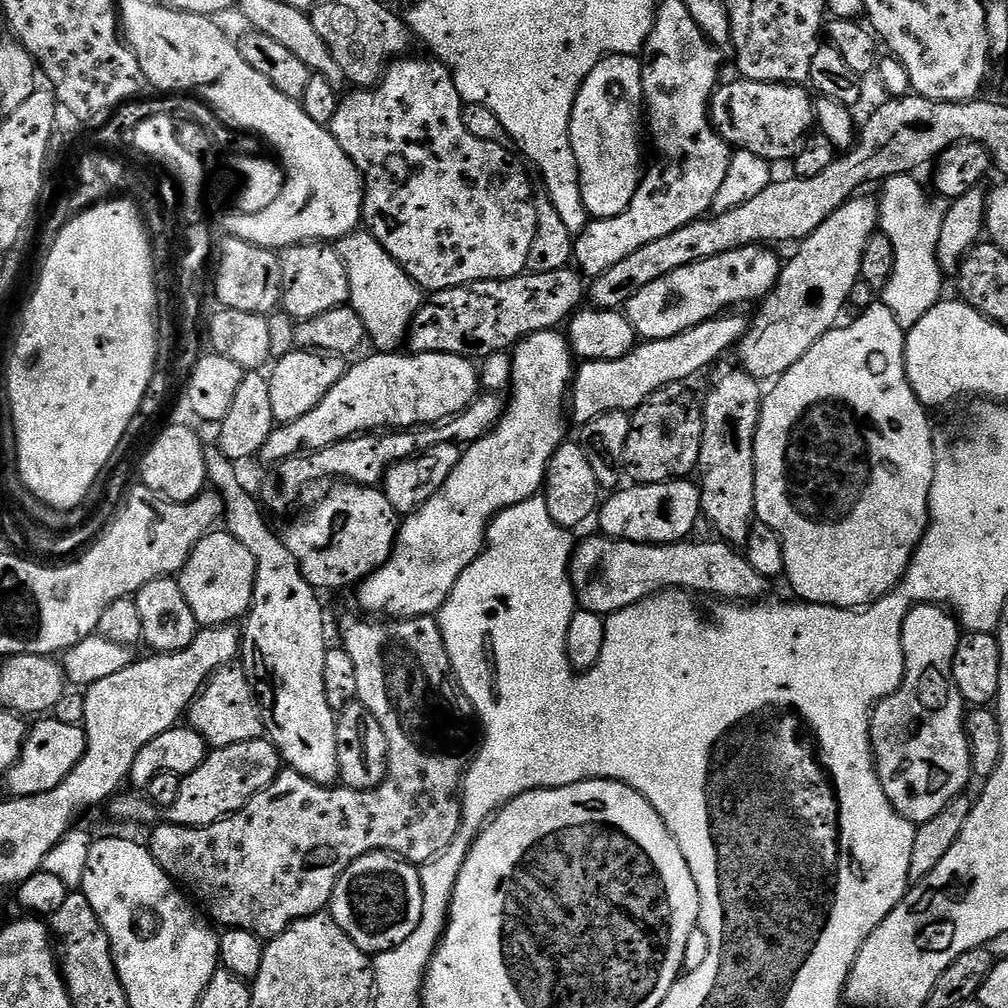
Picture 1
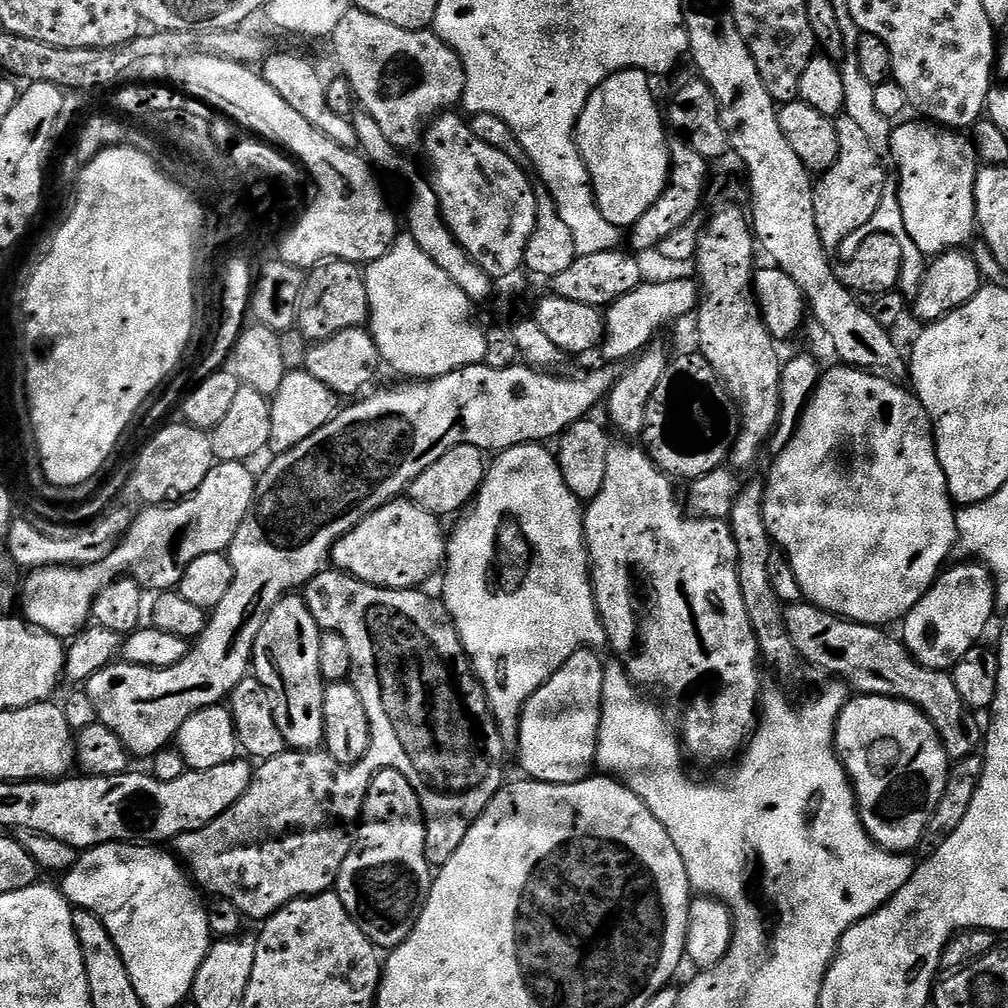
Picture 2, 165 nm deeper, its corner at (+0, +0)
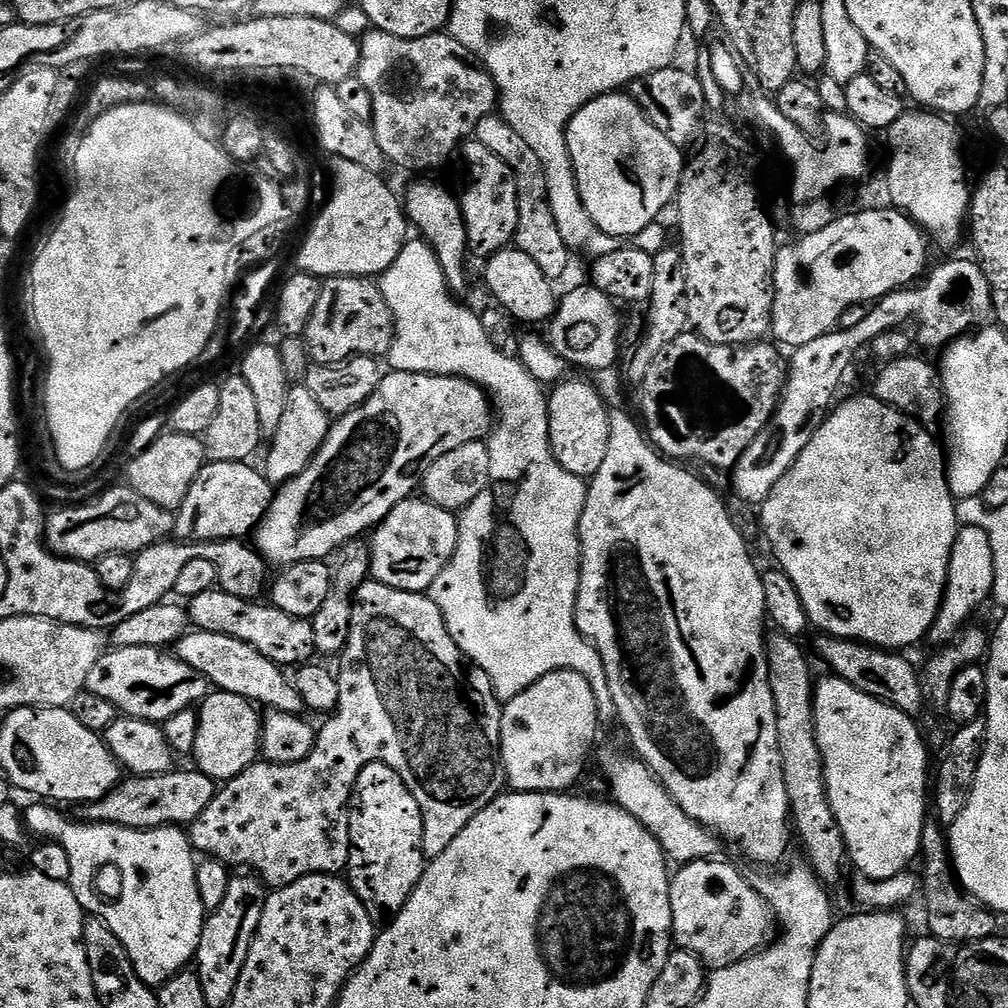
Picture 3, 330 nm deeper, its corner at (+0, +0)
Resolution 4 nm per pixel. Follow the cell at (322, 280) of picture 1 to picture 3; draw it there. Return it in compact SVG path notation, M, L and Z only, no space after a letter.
M330 276L320 285L318 303L303 334L313 365L342 364L355 356L384 358L392 351L396 324L379 283L366 276Z

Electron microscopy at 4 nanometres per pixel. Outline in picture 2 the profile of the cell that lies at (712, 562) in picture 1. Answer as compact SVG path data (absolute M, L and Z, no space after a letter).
M807 602L787 605L783 611L786 630L790 634L790 638L794 638L794 646L798 650L801 661L803 661L805 665L813 664L814 667L821 668L821 670L824 672L829 672L829 674L832 675L829 677L835 678L837 681L847 684L849 689L855 690L857 693L866 696L889 696L895 700L905 700L907 704L916 705L920 711L926 714L926 718L929 720L929 722L931 722L931 724L934 726L934 730L940 736L940 741L946 750L949 761L955 762L961 760L962 758L966 758L967 756L977 755L977 753L981 751L982 741L986 736L985 729L982 727L982 724L980 728L979 722L976 721L977 713L973 711L973 709L968 708L966 706L966 702L962 702L962 694L958 694L958 689L954 686L954 678L952 677L951 671L922 666L916 659L914 659L914 657L912 657L911 652L908 651L908 647L904 645L903 639L896 637L895 640L895 638L888 633L888 630L885 630L883 627L874 624L860 624L857 622L857 620L845 620L843 616L835 616L833 612L827 612L826 610L822 610L820 607L818 607L818 605Z

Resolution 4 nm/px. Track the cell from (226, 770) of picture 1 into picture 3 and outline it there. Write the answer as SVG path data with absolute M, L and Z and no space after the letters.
M173 770L157 776L124 778L106 798L79 805L79 819L84 822L117 824L123 828L170 828L191 826L210 806L218 791L217 781L198 770Z

